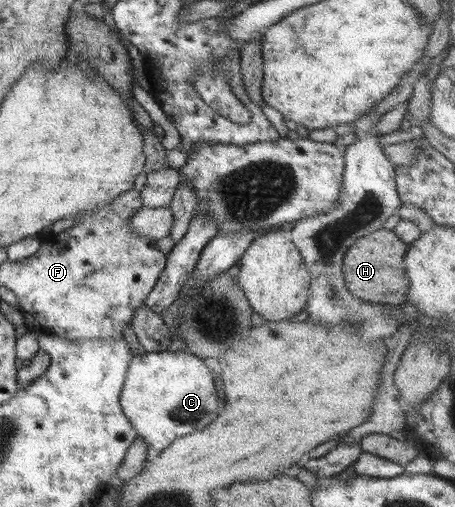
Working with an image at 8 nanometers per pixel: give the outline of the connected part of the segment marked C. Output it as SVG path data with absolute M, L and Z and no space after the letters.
M190 351L148 352L130 361L119 403L136 434L146 439L157 453L174 439L206 428L218 416L214 374L203 358Z

